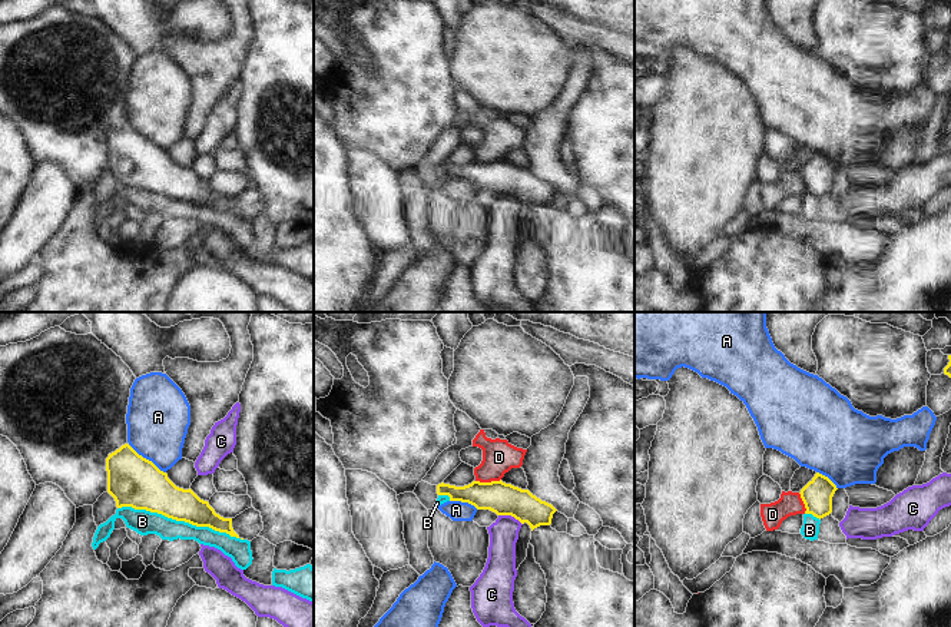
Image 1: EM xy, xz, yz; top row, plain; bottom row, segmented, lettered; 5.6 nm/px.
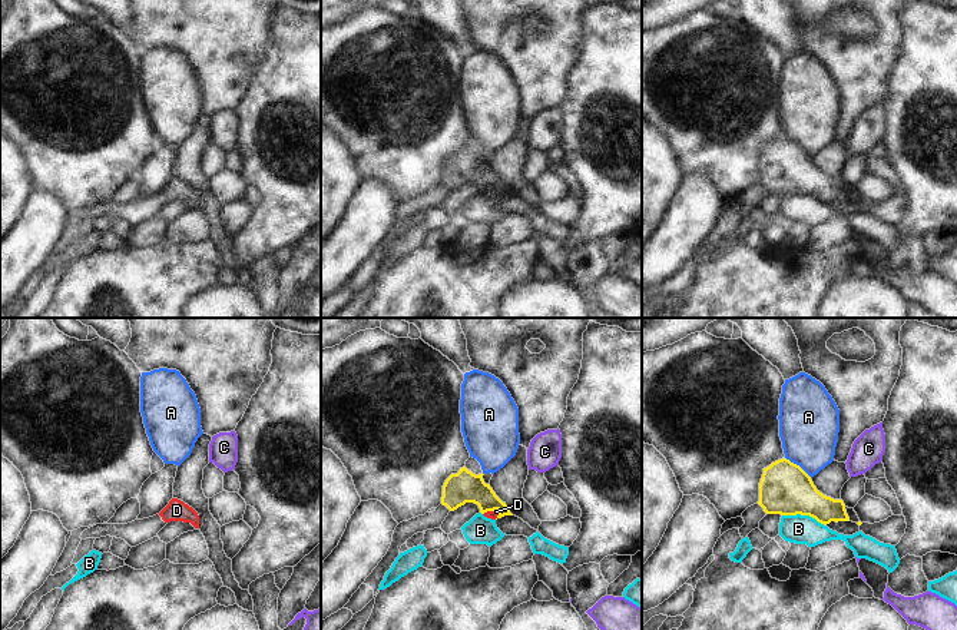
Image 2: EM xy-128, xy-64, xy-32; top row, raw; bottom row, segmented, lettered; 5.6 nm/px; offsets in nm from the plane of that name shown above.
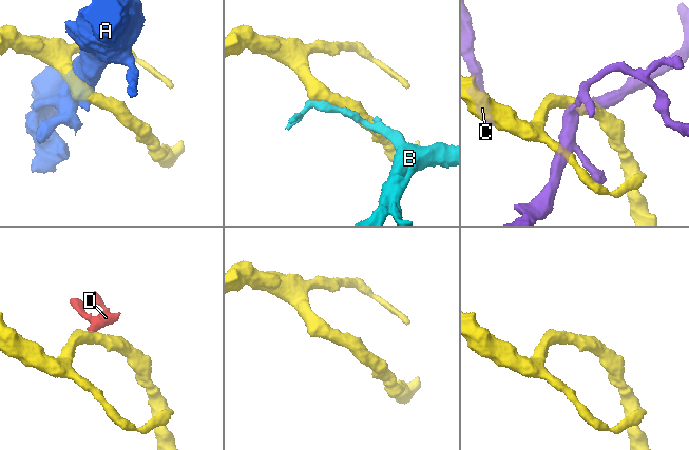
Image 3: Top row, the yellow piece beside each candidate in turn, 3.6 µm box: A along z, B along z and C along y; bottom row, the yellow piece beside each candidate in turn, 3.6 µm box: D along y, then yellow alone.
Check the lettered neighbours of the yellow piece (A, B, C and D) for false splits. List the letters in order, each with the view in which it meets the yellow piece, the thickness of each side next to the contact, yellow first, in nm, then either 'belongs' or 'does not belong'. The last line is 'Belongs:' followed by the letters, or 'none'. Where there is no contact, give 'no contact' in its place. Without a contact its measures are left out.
A: meets yellow in xy; 280 nm thick on the yellow side, 360 nm on the other; does not belong
B: meets yellow in xy; 240 nm thick on the yellow side, 140 nm on the other; does not belong
C: meets yellow in xz; 180 nm thick on the yellow side, 160 nm on the other; does not belong
D: meets yellow in xz; 180 nm thick on the yellow side, 190 nm on the other; does not belong
Belongs: none

